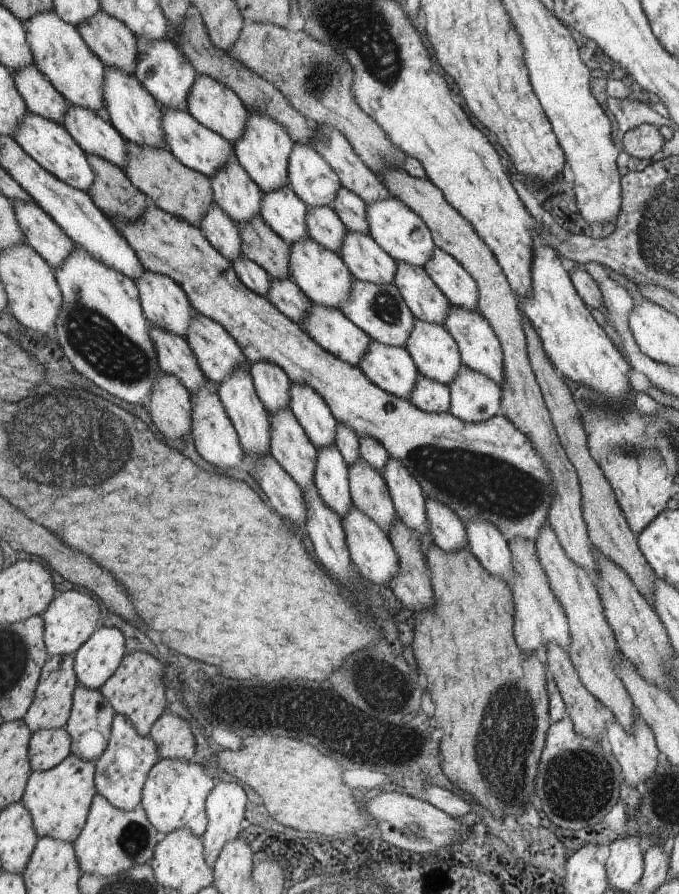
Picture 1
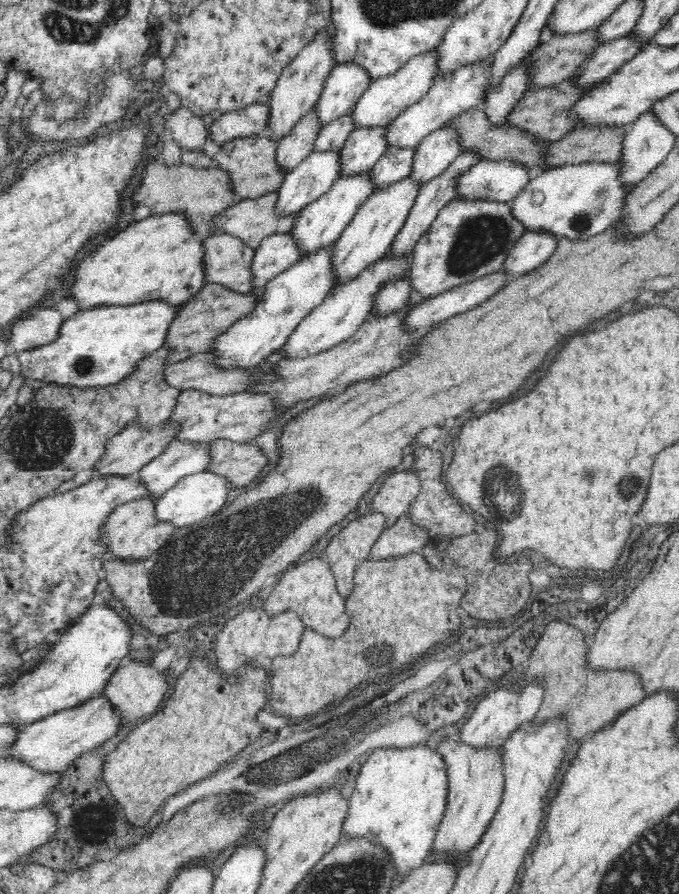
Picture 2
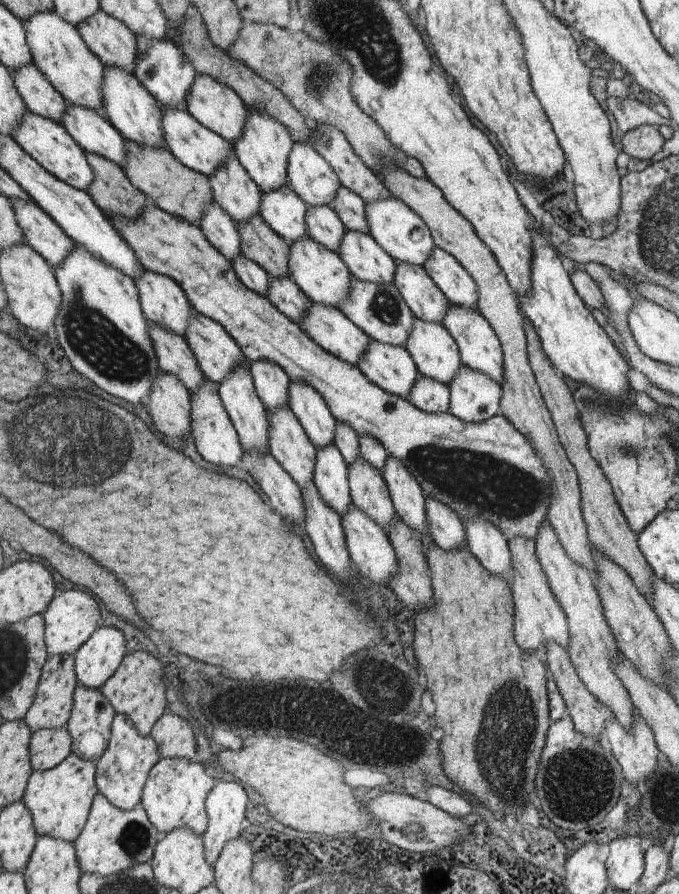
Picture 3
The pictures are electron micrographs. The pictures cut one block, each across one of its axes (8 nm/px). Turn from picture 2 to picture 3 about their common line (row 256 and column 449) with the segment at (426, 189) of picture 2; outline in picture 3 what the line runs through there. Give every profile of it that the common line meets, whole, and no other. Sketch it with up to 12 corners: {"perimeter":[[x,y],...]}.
{"perimeter":[[419,374],[408,400],[427,413],[449,410],[449,386]]}

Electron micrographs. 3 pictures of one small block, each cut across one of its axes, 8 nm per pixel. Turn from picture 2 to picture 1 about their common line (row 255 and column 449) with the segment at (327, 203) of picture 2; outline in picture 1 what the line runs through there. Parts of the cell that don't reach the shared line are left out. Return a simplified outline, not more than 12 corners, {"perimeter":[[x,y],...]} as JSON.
{"perimeter":[[397,262],[395,286],[415,318],[444,325],[451,302],[424,267]]}

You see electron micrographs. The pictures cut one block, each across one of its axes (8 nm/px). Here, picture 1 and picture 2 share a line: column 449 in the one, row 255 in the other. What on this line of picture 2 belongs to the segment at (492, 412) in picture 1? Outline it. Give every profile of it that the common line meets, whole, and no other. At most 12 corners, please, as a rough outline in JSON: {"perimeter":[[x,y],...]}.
{"perimeter":[[387,251],[296,325],[281,352],[306,358],[350,338],[381,284],[412,255]]}

